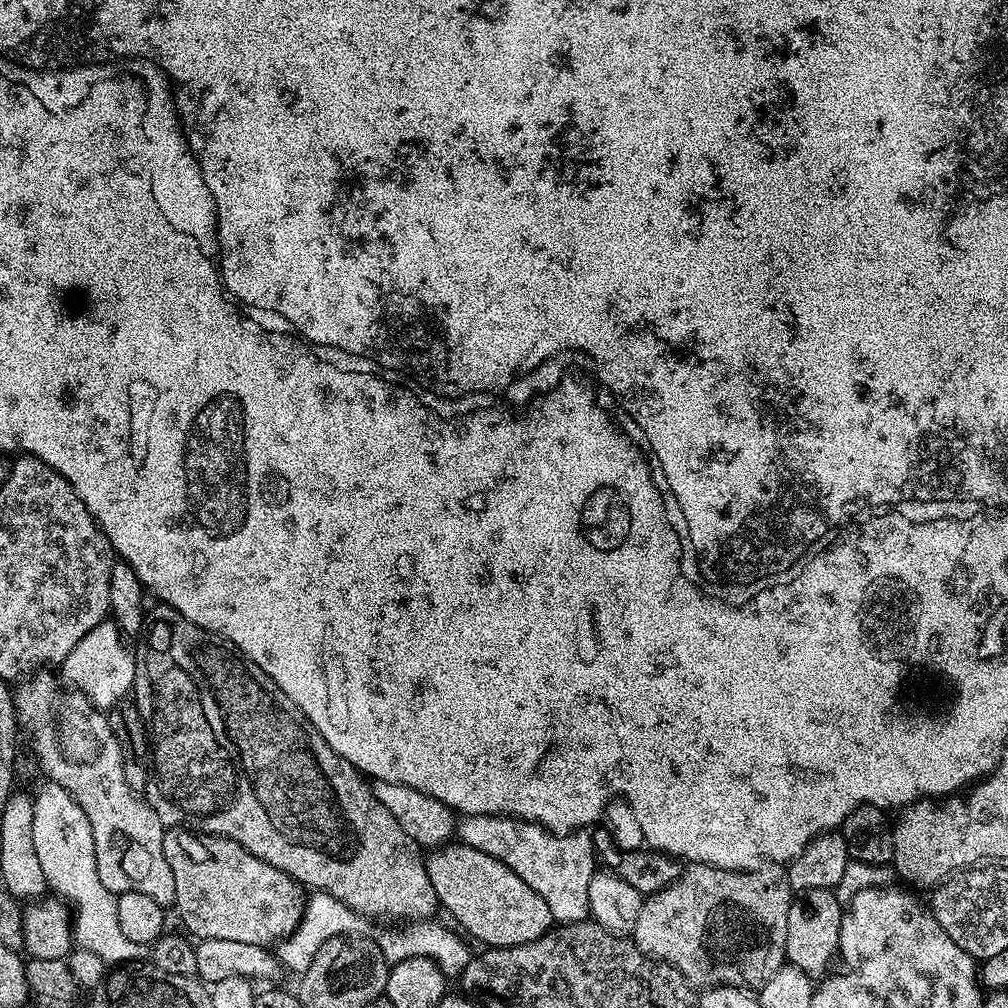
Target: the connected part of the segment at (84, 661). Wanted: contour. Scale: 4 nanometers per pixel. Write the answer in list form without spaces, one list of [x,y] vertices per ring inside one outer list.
[[[105,618],[101,624],[94,626],[94,630],[90,630],[90,634],[86,634],[86,638],[82,638],[82,642],[78,642],[78,646],[74,646],[74,650],[70,650],[70,654],[66,654],[63,664],[58,668],[59,679],[63,683],[65,680],[69,689],[82,693],[94,708],[113,708],[119,700],[125,699],[132,692],[132,683],[136,677],[136,658],[133,649],[128,649],[127,643],[129,644],[129,641],[114,619]]]

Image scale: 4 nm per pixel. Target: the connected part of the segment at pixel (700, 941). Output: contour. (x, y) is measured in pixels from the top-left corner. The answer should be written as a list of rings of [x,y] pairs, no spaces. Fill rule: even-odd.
[[[768,862],[746,872],[727,872],[712,864],[689,863],[675,882],[645,899],[630,936],[645,956],[677,968],[697,990],[713,986],[759,990],[778,969],[785,967],[786,930],[793,899],[788,873],[781,865]]]

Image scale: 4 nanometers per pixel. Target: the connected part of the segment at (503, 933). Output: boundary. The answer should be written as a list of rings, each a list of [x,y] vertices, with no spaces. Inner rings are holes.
[[[449,842],[443,848],[429,851],[426,859],[439,907],[443,911],[445,908],[469,937],[481,940],[481,945],[490,948],[522,946],[534,942],[534,938],[542,938],[542,934],[553,927],[546,898],[530,890],[530,886],[526,886],[510,866],[498,862],[498,858],[490,858],[490,854],[482,854],[482,850],[463,842]]]

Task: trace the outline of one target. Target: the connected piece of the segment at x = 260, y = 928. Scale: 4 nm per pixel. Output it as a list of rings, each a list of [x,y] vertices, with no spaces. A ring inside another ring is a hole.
[[[172,826],[164,834],[164,853],[174,873],[176,900],[216,900],[216,939],[272,946],[299,926],[305,889],[282,870],[252,856],[238,842]],[[180,860],[189,860],[192,869],[183,869]]]

